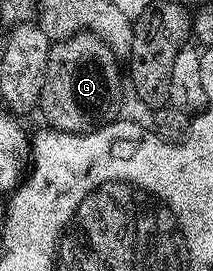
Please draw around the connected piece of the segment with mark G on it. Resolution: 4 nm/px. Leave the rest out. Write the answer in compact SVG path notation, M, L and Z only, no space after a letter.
M87 29L77 30L69 39L53 42L38 104L39 114L44 114L48 122L45 124L53 131L84 135L113 122L121 114L120 102L124 99L120 67L116 63L118 57L110 45Z

